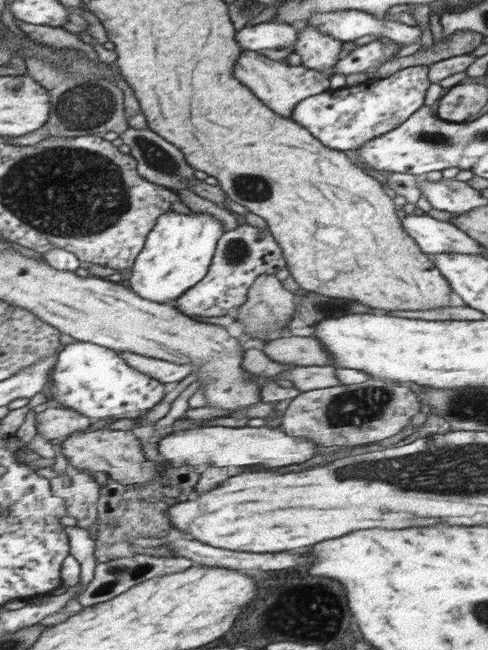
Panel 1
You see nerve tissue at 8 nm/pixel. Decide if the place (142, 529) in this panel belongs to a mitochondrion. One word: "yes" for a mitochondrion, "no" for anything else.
no

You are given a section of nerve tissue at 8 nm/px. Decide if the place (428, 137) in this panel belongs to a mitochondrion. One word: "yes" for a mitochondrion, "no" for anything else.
yes

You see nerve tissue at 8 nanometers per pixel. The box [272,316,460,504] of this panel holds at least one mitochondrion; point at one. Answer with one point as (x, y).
(359, 408)

